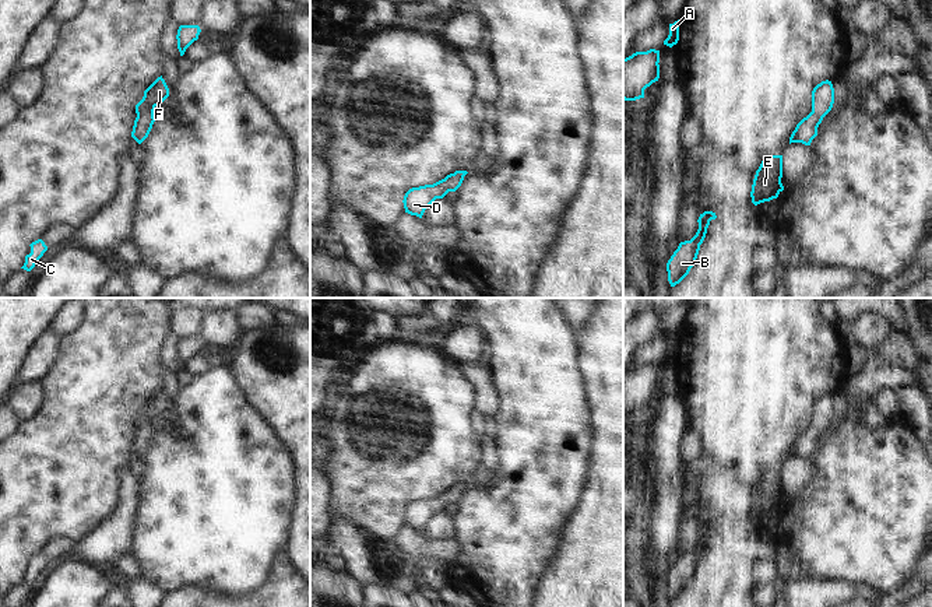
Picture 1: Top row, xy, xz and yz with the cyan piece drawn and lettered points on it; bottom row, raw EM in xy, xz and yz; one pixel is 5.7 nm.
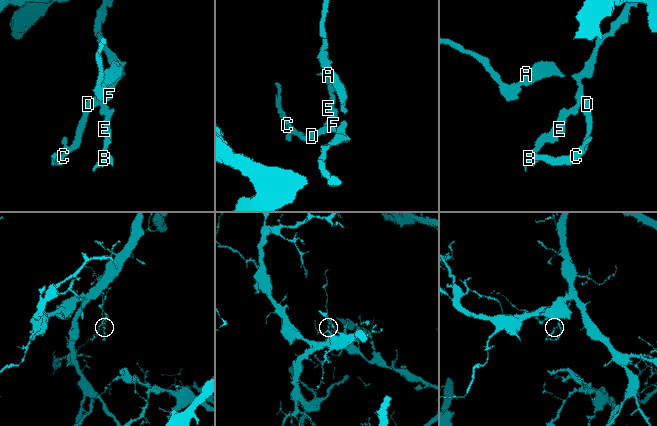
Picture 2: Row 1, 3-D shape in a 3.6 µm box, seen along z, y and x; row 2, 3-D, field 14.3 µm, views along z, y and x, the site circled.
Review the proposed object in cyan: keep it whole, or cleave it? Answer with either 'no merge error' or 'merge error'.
no merge error

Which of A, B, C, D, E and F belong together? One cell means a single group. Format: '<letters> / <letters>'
A B C D E F

